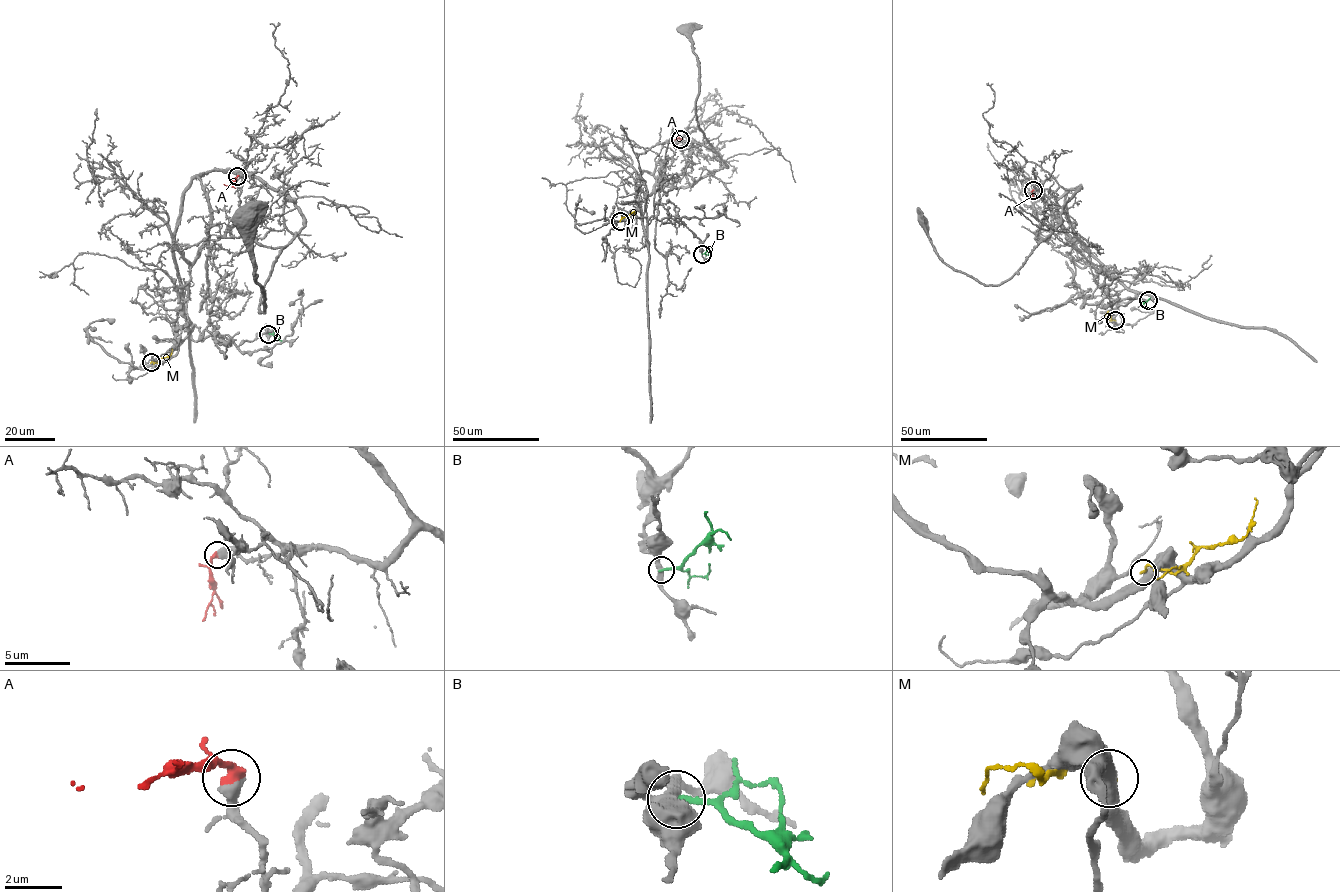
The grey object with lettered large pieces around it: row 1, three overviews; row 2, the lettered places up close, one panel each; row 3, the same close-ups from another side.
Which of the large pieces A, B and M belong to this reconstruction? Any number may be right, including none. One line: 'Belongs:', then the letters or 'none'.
Belongs: A

